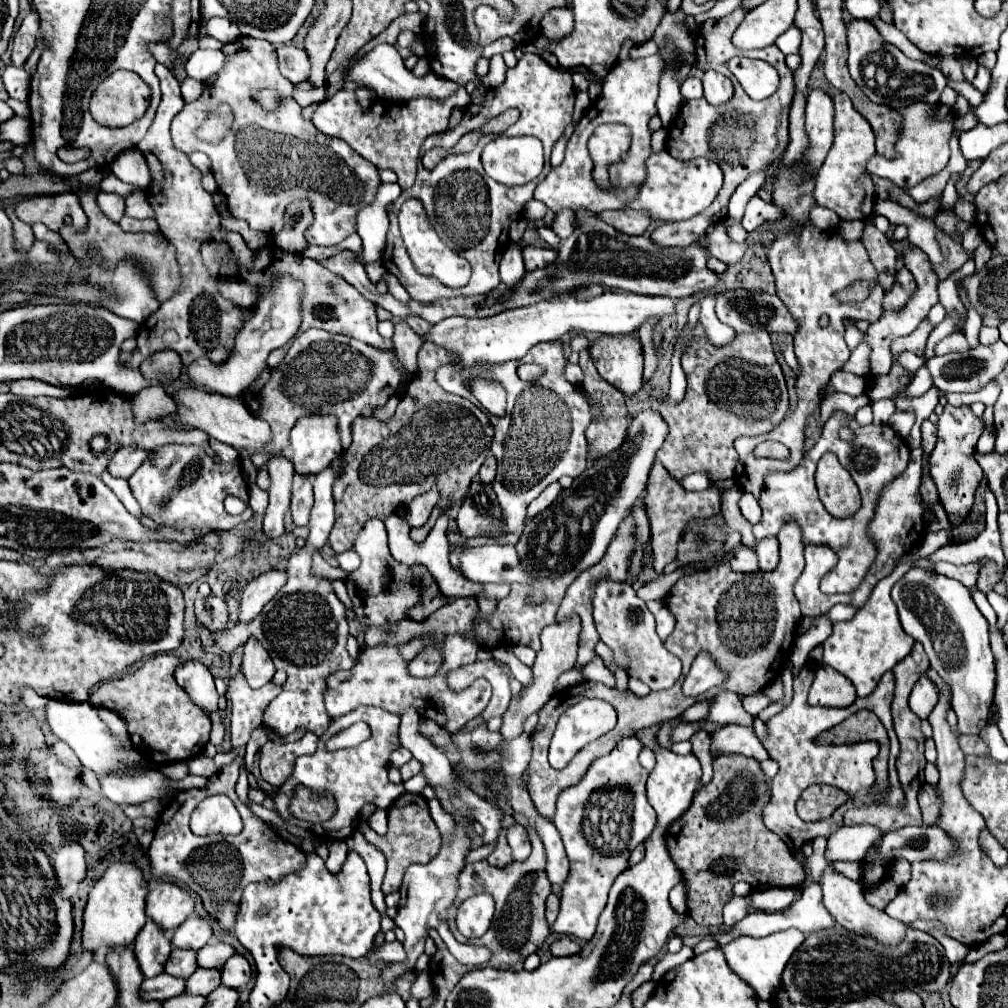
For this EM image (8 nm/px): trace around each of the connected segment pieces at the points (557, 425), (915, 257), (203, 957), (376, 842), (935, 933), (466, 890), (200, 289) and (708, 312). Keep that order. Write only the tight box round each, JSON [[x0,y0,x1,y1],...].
[[436,341,592,533],[864,247,940,377],[196,941,234,969],[360,793,440,895],[928,929,968,965],[448,813,552,971],[126,63,254,385],[700,293,736,345]]

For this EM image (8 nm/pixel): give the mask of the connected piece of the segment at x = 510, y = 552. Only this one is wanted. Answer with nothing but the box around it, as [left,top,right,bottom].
[460,543,532,583]

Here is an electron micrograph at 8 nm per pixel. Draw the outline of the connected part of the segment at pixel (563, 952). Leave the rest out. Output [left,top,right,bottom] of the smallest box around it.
[550,937,580,957]

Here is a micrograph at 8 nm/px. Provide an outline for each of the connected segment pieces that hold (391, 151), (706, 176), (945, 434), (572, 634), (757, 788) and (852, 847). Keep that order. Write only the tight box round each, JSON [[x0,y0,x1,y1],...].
[[312,87,470,189],[628,151,722,221],[930,405,984,525],[500,617,580,739],[666,753,804,927],[826,825,882,861]]

